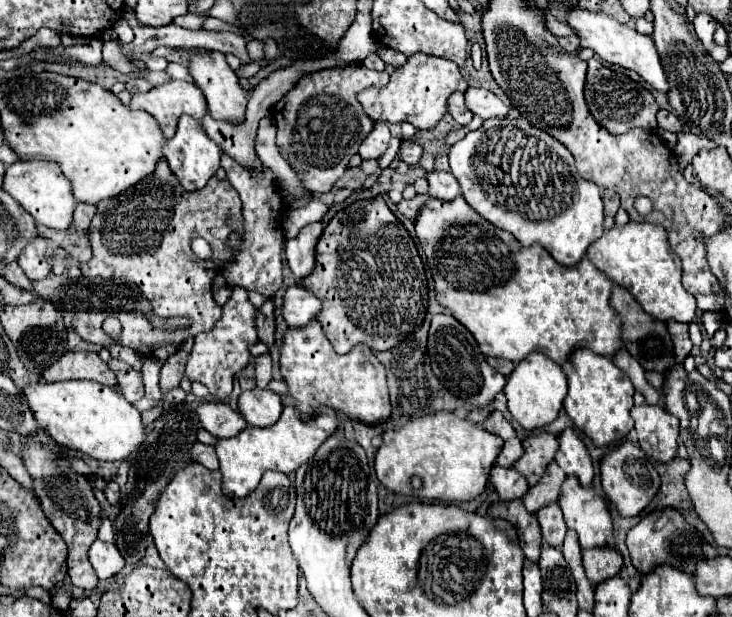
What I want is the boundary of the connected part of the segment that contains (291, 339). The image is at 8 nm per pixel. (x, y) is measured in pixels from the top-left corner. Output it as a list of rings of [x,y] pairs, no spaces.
[[[310,320],[304,328],[288,328],[280,348],[280,372],[288,384],[286,396],[296,402],[302,420],[308,420],[318,408],[334,408],[352,420],[366,424],[386,422],[392,406],[388,398],[386,370],[366,344],[358,344],[352,352],[340,356],[334,352],[318,320]]]

